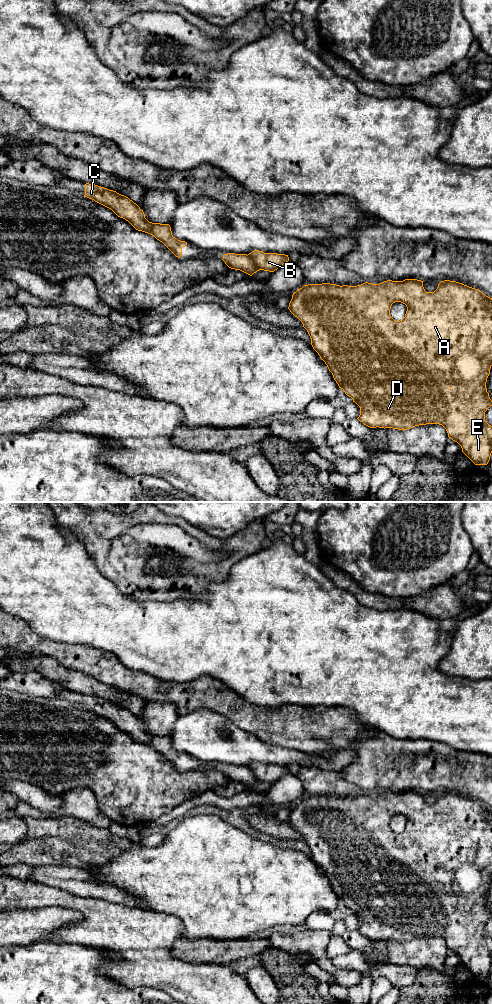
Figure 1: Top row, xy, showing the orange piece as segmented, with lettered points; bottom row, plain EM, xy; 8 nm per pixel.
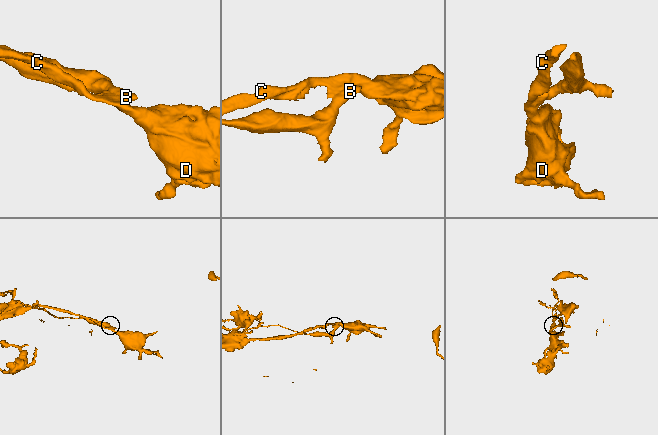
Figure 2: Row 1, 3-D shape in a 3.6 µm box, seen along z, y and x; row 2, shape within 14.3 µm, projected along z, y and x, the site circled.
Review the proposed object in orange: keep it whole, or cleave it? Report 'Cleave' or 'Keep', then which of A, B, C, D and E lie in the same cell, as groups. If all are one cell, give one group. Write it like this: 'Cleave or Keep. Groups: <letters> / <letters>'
Cleave. Groups: A C D E / B

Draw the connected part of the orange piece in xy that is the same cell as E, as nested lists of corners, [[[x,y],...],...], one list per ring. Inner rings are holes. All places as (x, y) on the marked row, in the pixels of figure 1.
[[[417,279],[387,280],[379,284],[365,282],[357,286],[322,283],[304,285],[294,292],[288,309],[302,322],[311,338],[313,349],[327,365],[339,388],[360,407],[360,415],[357,418],[360,422],[370,428],[398,430],[407,430],[419,425],[439,424],[446,429],[448,437],[461,446],[462,452],[475,465],[488,464],[492,453],[492,426],[485,421],[485,412],[492,406],[492,400],[486,388],[492,366],[492,298],[478,289],[450,280],[441,281],[434,292],[426,292],[423,281]],[[395,302],[401,302],[407,307],[405,317],[400,321],[394,320],[390,315],[391,306]]]

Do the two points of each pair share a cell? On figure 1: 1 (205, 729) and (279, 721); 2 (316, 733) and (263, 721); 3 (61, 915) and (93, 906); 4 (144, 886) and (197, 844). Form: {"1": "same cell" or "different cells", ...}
{"1": "different cells", "2": "same cell", "3": "different cells", "4": "same cell"}

